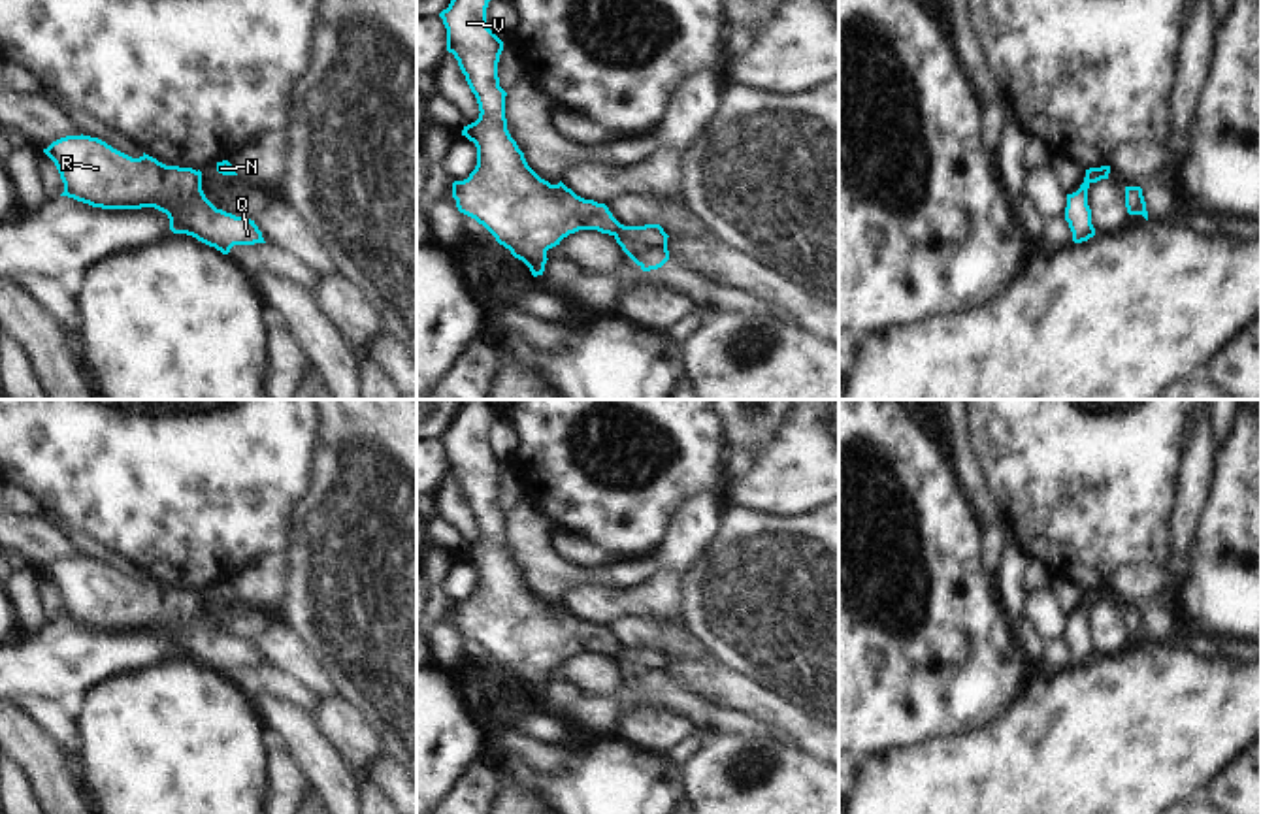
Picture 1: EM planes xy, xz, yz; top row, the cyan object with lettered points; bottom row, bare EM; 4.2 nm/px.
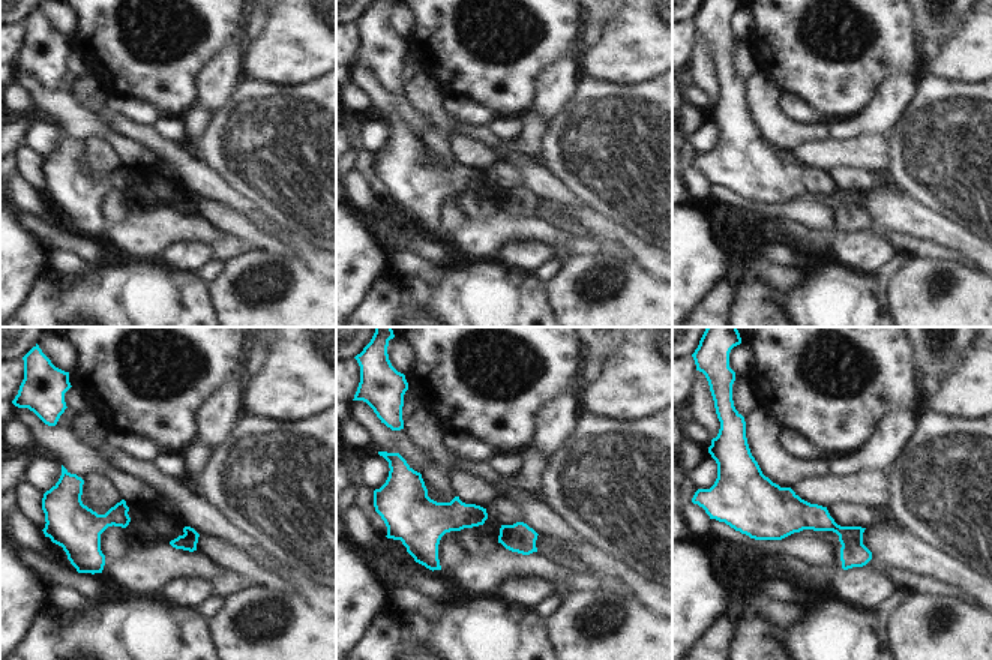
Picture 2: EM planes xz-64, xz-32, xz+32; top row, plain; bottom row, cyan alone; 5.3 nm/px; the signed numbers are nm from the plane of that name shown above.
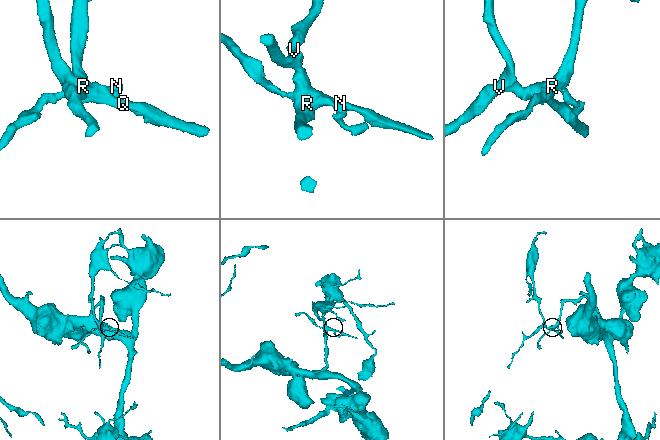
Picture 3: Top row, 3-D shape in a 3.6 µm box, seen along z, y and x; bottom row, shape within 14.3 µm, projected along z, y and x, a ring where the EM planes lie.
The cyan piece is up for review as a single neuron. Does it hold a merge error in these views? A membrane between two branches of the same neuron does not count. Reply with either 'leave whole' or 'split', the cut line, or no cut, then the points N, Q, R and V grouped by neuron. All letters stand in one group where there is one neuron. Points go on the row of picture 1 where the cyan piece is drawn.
split | xz (621, 225), (611, 234) | N / Q R V

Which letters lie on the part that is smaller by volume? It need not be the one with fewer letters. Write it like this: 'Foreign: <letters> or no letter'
Foreign: N

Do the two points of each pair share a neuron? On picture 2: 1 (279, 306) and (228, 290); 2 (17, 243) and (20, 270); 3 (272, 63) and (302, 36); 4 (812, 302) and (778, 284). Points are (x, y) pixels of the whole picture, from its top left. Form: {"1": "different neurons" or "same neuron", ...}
{"1": "same neuron", "2": "same neuron", "3": "same neuron", "4": "different neurons"}

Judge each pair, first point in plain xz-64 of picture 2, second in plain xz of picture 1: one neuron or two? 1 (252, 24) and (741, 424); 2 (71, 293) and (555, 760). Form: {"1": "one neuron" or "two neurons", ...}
{"1": "two neurons", "2": "two neurons"}

